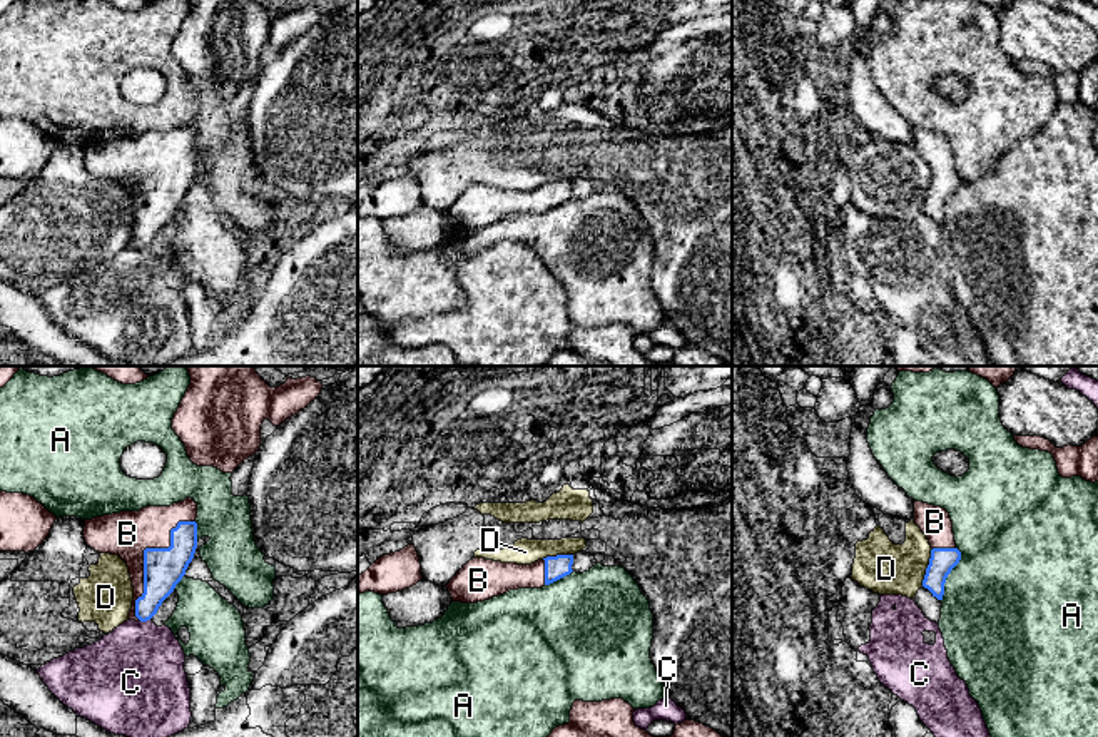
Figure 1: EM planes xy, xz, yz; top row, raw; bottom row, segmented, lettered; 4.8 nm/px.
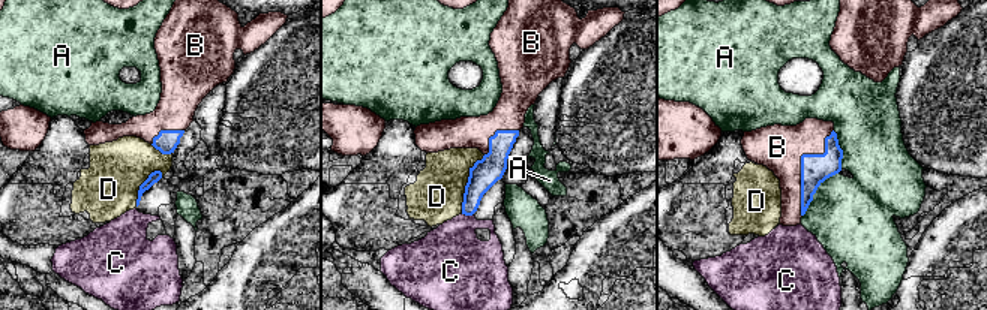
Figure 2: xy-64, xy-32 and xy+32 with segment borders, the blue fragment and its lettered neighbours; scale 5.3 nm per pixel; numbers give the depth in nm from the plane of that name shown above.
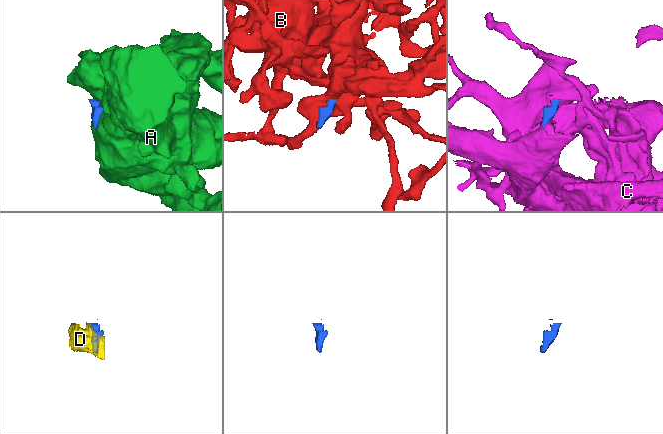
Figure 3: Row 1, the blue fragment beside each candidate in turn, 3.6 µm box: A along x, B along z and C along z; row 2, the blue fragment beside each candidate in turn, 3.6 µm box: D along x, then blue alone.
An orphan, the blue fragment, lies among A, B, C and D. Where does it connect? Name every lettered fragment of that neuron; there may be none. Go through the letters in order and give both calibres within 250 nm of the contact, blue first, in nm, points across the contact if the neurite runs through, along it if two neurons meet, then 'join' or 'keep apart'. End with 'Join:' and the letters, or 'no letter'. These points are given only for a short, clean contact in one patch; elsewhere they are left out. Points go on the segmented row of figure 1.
A: 120/480 nm | keep apart
B: 190/220 nm | join
C: 180/440 nm | along xy (149, 619), (141, 622) | keep apart
D: 120/260 nm | keep apart
Join: B

